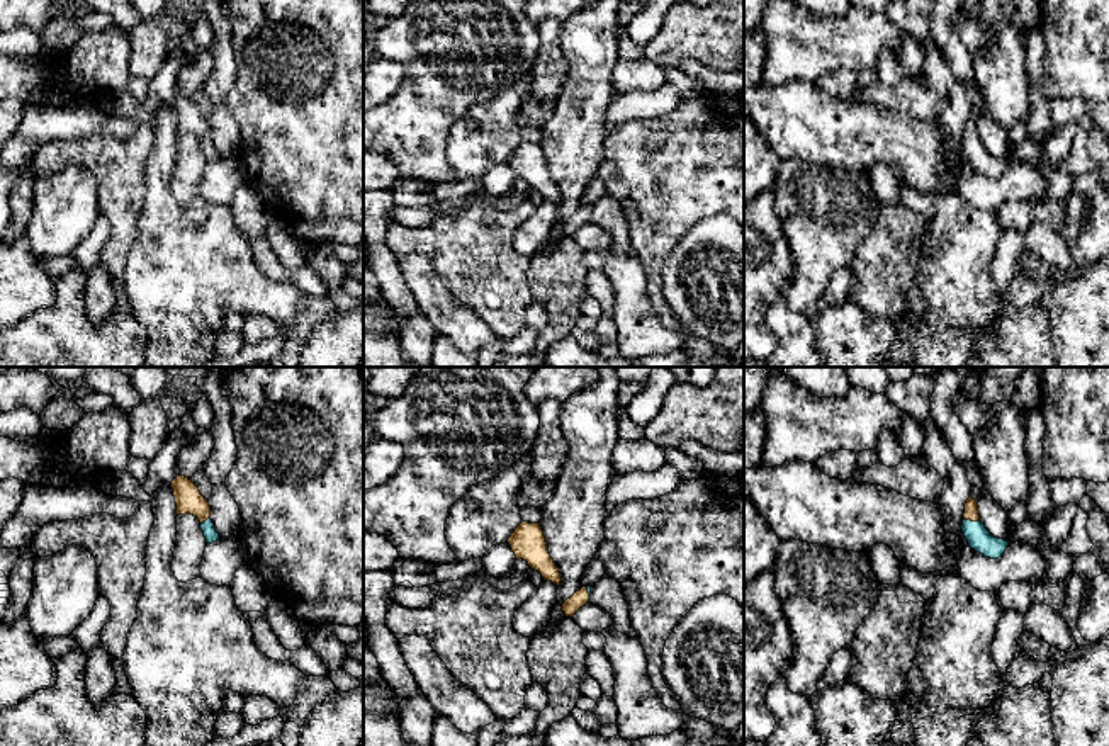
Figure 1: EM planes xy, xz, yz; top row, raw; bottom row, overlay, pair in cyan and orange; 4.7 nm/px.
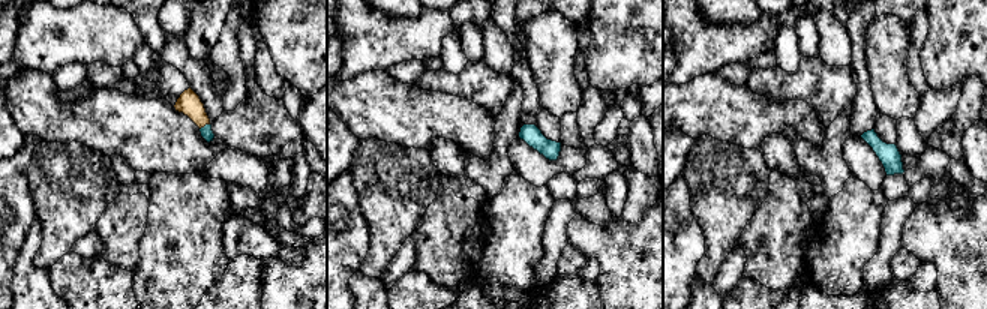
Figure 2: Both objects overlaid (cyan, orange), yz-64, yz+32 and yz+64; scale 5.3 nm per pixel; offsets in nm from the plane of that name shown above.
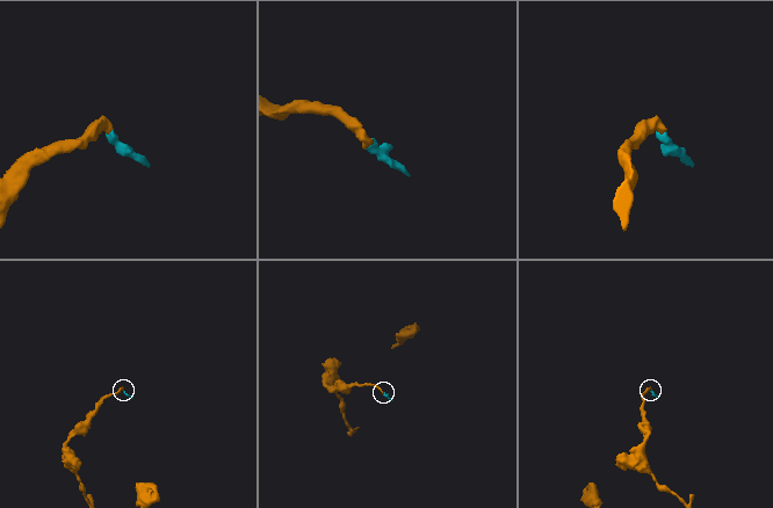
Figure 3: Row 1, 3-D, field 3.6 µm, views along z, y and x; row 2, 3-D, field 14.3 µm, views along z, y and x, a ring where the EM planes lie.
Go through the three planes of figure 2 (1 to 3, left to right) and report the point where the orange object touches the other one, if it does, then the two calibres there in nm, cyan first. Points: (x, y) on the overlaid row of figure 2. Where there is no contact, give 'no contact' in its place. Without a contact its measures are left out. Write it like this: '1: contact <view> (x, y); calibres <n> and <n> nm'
1: contact yz-64 (206, 125); calibres 70 and 120 nm
2: no contact
3: no contact

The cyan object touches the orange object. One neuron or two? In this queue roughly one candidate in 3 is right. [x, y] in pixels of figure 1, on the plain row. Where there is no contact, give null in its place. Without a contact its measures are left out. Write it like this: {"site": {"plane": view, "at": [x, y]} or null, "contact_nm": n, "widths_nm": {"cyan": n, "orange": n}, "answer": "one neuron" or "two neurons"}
{"site": {"plane": "yz", "at": [970, 140]}, "contact_nm": 80, "widths_nm": {"cyan": 110, "orange": 60}, "answer": "one neuron"}

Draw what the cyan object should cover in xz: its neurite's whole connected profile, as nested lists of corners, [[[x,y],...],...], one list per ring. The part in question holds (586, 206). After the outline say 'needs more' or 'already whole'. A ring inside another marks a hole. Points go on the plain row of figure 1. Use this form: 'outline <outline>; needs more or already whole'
outline [[[583,206],[562,223],[566,236],[572,236],[581,226],[591,221],[591,206]]]; needs more

